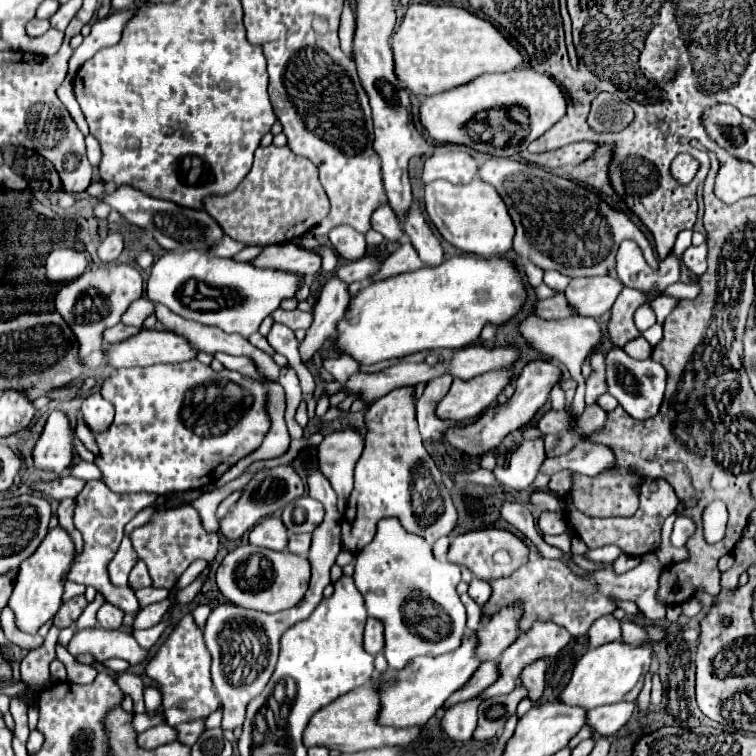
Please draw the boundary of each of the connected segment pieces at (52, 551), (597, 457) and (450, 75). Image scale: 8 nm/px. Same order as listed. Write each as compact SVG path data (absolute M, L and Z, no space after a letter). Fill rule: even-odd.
M56 526L48 532L44 542L38 546L36 554L32 554L32 558L28 558L20 564L14 592L12 592L8 604L14 610L16 626L22 632L36 634L38 628L42 628L50 618L54 618L54 614L58 612L58 608L62 604L64 582L66 582L66 576L74 562L74 554L76 554L76 548L74 548L70 534L62 526Z
M580 440L568 454L546 458L540 472L552 476L564 468L584 476L598 476L608 470L618 470L612 448L598 442L590 442L590 440Z
M410 4L402 24L394 32L396 74L414 94L434 96L456 86L464 86L486 72L510 72L526 60L526 52L512 44L490 20L450 4Z

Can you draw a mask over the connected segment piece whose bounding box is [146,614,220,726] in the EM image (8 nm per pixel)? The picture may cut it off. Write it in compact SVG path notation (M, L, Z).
M186 614L178 622L174 632L162 642L156 656L146 664L146 674L158 684L162 692L164 716L170 726L192 722L196 718L206 718L220 704L210 680L210 654L204 646L204 634L194 624L194 618L190 614Z

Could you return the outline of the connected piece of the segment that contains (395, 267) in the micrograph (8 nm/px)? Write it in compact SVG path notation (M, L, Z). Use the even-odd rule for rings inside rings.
M406 238L396 252L392 252L388 258L384 258L380 272L374 274L372 280L384 280L384 278L390 278L390 276L396 276L396 274L402 274L402 272L420 270L424 266L426 264L420 260L420 256L414 250L412 242Z

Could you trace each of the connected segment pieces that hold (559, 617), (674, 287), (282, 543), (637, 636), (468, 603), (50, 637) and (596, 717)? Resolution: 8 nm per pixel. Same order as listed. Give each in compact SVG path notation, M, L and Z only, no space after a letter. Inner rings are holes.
M644 554L640 558L640 564L624 574L616 574L614 570L598 570L590 576L578 576L574 574L568 564L560 560L548 560L542 556L534 556L518 568L514 574L506 578L492 580L492 598L484 608L486 616L496 614L502 606L512 604L512 602L524 602L524 616L520 622L520 632L528 630L536 618L552 618L556 624L562 624L572 636L582 636L588 634L590 626L606 614L612 614L618 606L616 600L620 602L634 602L640 606L640 610L646 614L650 622L662 622L666 620L666 606L664 602L658 600L658 580L662 574L664 566L660 564L658 556Z
M680 281L670 285L663 295L674 296L680 299L694 299L699 294L701 287L697 283L684 284Z
M268 516L264 520L260 520L252 532L248 534L250 544L260 546L260 548L268 548L268 550L286 550L288 544L288 532L284 522L278 516Z
M622 622L622 630L624 630L622 638L628 644L638 644L647 638L647 633L642 626L634 622Z
M462 594L462 604L466 606L466 610L468 610L468 628L472 630L472 632L476 632L478 628L480 628L480 608L478 608L478 604L468 596L468 594Z
M52 626L44 638L44 644L36 650L32 650L24 660L22 660L22 680L30 684L30 688L38 686L40 682L48 682L50 680L50 672L48 666L50 662L56 658L54 654L54 646L56 646L56 638L58 638L60 628Z
M616 702L608 706L598 706L588 712L588 726L602 736L610 736L618 732L632 716L634 702Z

